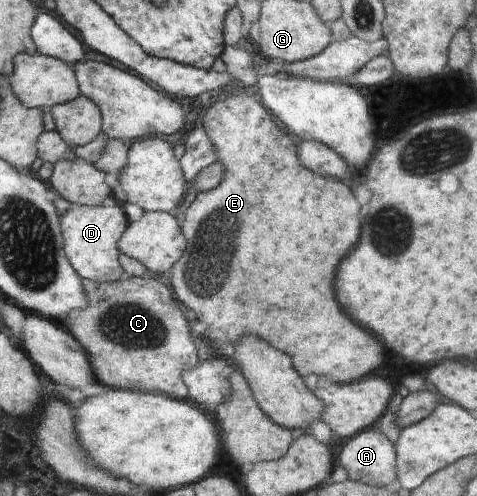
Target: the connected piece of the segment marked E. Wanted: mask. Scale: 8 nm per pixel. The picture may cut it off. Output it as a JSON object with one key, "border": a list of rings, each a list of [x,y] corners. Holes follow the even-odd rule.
{"border":[[[243,92],[239,96],[228,96],[226,100],[210,106],[203,120],[207,137],[214,146],[214,163],[222,162],[226,172],[218,190],[198,193],[186,207],[182,230],[188,240],[188,248],[173,266],[170,280],[178,300],[188,306],[198,320],[210,326],[206,336],[214,340],[211,345],[218,352],[221,346],[230,346],[240,340],[240,336],[252,332],[262,336],[274,348],[290,354],[303,379],[308,374],[317,374],[341,384],[360,381],[382,364],[382,346],[366,328],[358,326],[342,312],[334,294],[336,268],[360,240],[360,204],[354,194],[346,184],[318,176],[304,168],[288,134],[278,128],[268,108],[264,108],[253,96],[246,96]],[[242,294],[256,294],[256,304],[240,302]]]}

